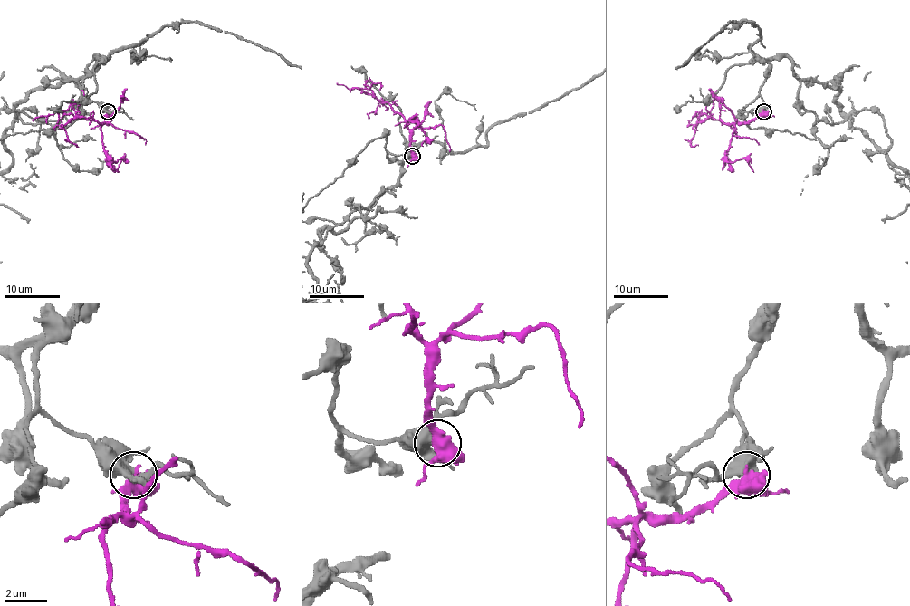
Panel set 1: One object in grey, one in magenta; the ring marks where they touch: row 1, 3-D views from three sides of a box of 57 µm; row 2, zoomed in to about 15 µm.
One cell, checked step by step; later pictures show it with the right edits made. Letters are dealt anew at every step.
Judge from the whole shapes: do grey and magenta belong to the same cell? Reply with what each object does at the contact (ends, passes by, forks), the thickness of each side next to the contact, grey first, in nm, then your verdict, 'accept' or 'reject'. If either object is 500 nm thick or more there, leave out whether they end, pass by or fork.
grey passes by; magenta forks there; 400 nm thick on the grey side, 420 nm on the other; reject

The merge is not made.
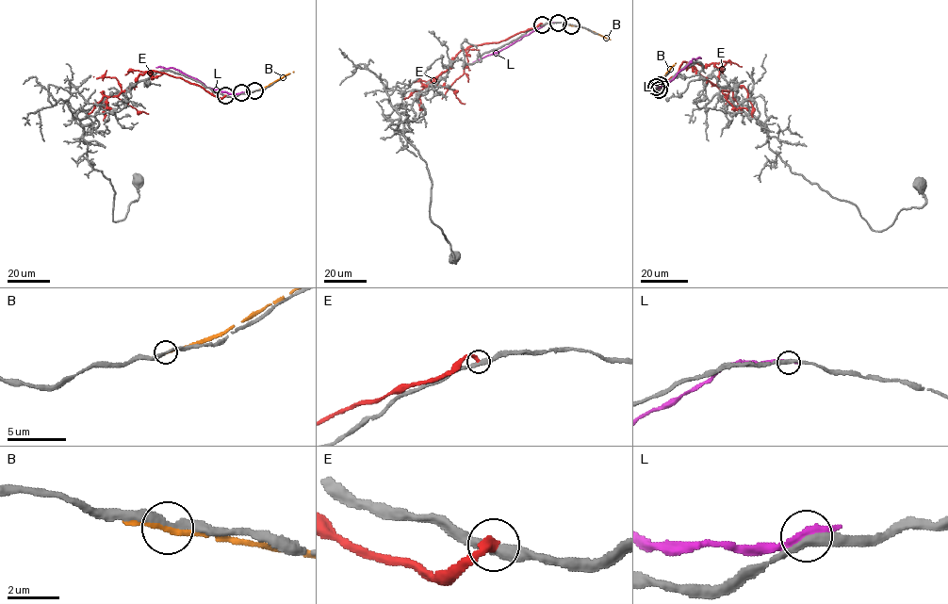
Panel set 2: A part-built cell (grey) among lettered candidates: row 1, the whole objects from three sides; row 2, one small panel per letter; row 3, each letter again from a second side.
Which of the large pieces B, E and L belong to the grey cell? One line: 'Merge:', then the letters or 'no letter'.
Merge: no letter

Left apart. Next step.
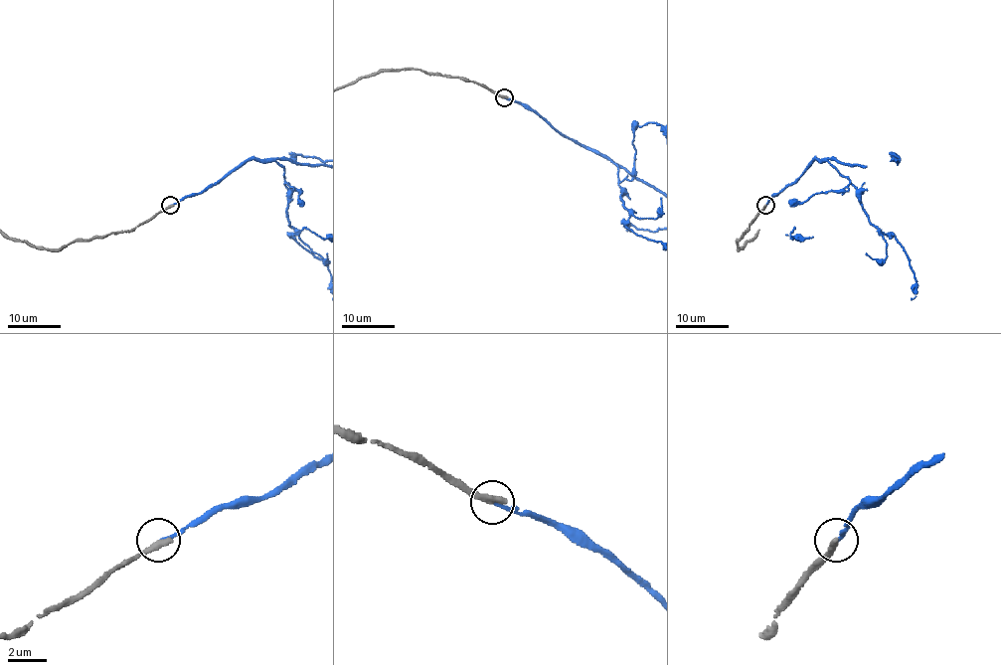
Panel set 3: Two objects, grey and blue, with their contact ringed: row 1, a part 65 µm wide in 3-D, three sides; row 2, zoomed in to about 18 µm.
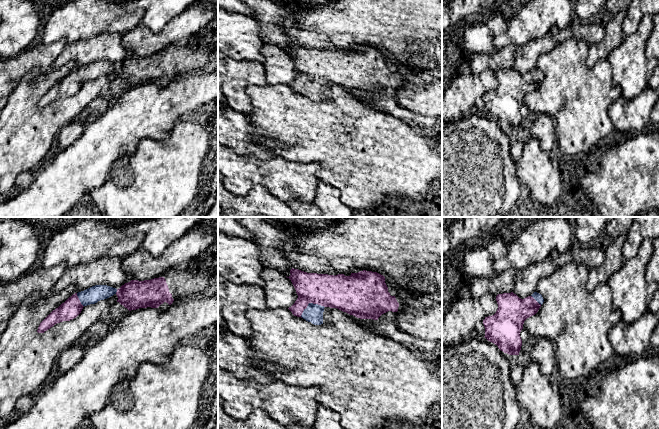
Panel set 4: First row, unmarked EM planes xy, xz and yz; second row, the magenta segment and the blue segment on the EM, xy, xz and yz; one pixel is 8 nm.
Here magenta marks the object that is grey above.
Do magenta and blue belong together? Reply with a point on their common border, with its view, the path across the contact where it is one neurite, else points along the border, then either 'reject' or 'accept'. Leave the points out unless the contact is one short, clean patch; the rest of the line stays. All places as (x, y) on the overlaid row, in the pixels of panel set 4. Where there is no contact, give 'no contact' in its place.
meets magenta in xz at (310, 302); accept

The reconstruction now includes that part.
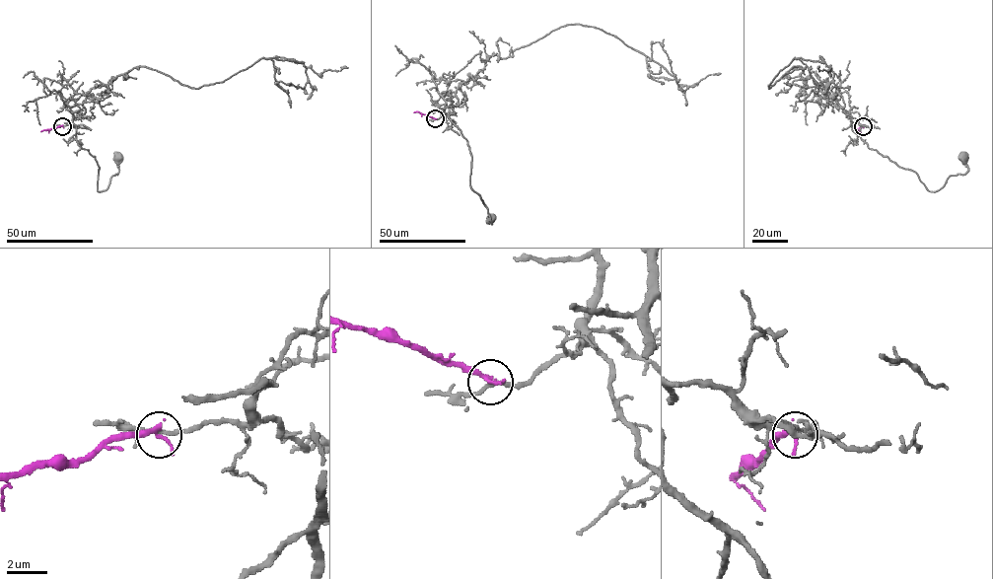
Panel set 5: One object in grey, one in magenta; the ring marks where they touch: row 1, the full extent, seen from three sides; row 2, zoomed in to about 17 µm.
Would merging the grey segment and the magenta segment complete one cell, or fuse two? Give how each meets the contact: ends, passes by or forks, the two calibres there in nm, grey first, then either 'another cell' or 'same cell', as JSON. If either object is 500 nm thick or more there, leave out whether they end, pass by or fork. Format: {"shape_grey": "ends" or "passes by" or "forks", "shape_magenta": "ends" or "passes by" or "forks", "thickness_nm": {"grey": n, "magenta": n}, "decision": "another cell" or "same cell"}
{"shape_grey": "passes by", "shape_magenta": "passes by", "thickness_nm": {"grey": 190, "magenta": 200}, "decision": "another cell"}

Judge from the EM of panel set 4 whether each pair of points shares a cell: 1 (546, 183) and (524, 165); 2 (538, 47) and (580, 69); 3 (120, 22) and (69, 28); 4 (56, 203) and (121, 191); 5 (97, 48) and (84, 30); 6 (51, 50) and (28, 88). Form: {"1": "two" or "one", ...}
{"1": "one", "2": "two", "3": "one", "4": "two", "5": "two", "6": "two"}

